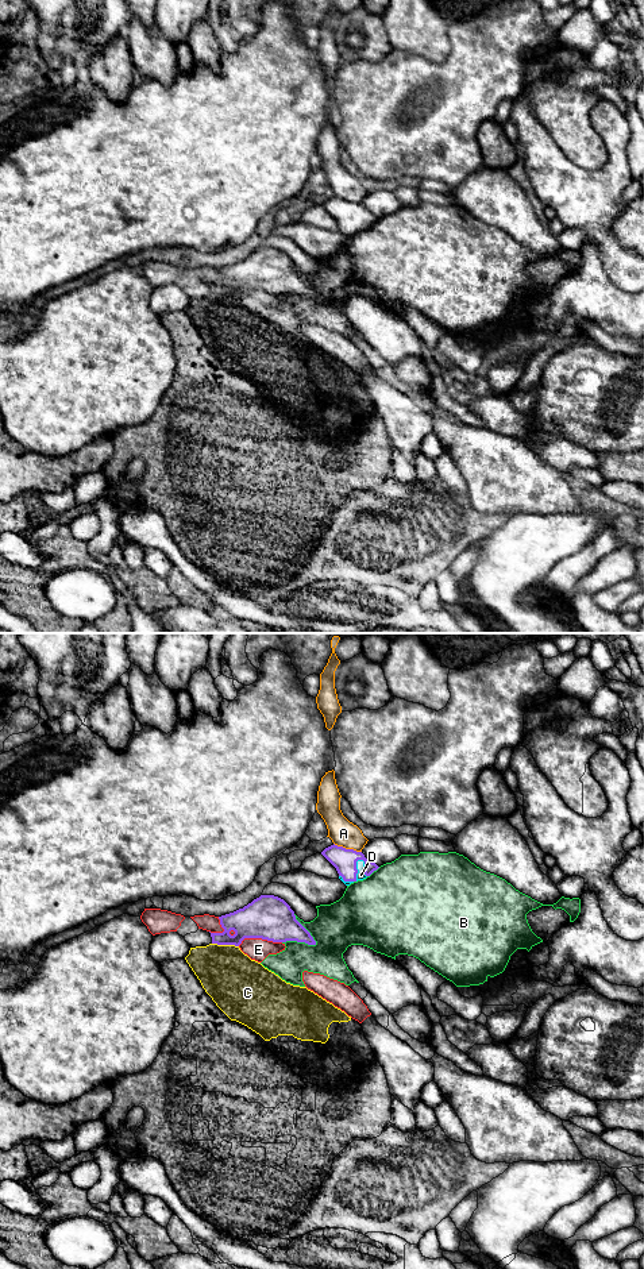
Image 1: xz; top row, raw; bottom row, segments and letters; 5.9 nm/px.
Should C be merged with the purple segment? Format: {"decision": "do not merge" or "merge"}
{"decision": "do not merge"}

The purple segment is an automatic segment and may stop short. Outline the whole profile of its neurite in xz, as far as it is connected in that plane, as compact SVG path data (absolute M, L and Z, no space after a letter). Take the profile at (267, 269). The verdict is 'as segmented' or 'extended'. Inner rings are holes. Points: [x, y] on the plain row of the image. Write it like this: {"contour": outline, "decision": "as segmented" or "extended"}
{"contour": "M261 247L243 261L219 271L224 284L211 285L212 296L239 298L244 290L262 290L316 297L311 285L296 271L290 258L274 247Z", "decision": "as segmented"}

